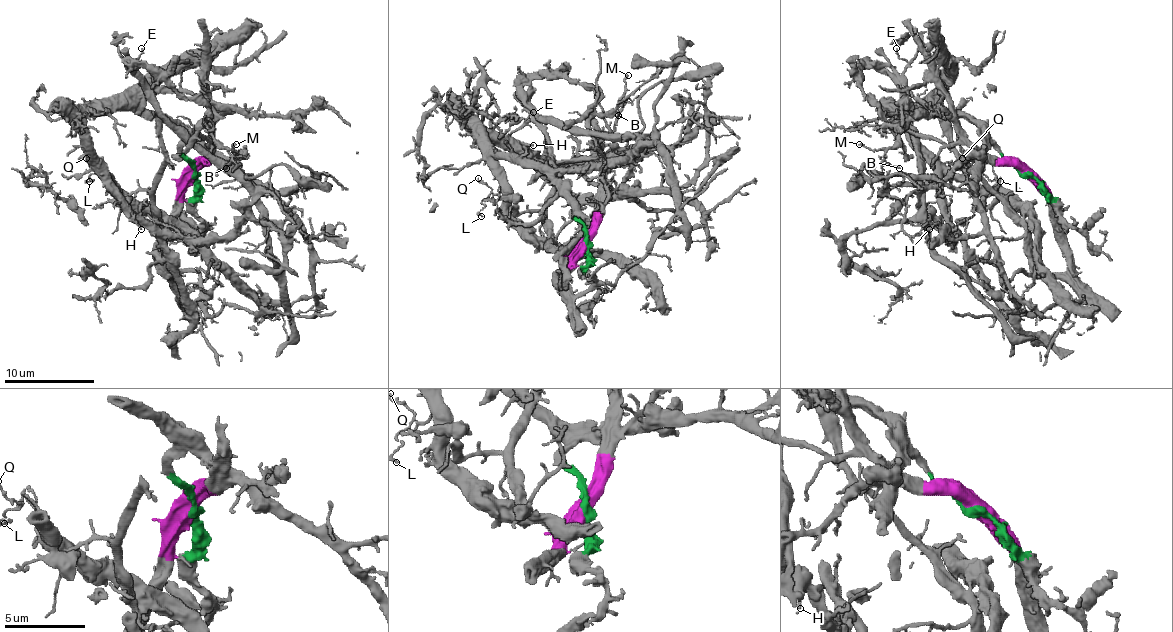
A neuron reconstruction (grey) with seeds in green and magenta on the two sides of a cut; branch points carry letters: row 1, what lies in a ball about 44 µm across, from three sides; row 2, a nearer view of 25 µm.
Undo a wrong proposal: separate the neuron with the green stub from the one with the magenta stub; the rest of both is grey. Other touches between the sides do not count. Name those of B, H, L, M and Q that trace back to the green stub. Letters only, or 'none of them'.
H, L, Q

